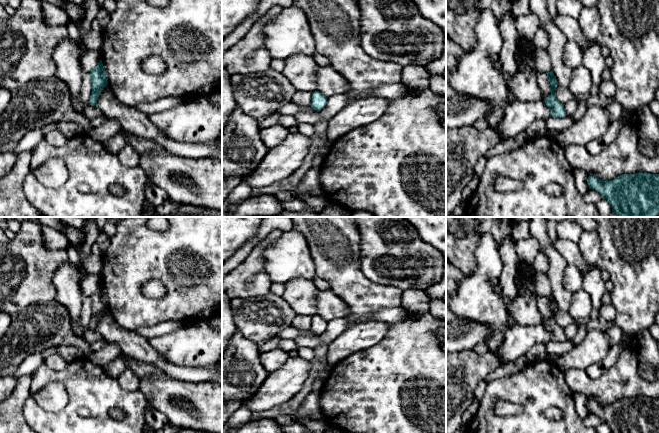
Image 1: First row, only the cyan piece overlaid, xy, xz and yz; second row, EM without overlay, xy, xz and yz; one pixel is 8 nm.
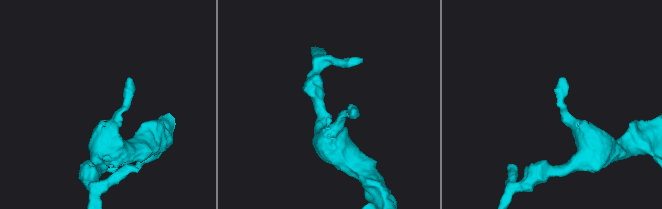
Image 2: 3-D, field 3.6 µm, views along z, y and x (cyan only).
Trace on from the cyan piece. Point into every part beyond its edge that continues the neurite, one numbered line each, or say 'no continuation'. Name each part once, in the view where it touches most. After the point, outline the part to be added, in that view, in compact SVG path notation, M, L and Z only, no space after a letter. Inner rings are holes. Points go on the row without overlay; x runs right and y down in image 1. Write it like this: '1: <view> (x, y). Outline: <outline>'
no continuation

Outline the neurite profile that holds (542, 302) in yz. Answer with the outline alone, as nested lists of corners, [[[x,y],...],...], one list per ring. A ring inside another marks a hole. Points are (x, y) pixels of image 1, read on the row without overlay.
[[[535,292],[537,305],[543,316],[543,324],[545,324],[551,318],[551,310],[546,295],[539,295]]]

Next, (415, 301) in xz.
[[[409,289],[403,291],[402,307],[411,313],[429,311],[430,298],[424,290]]]

